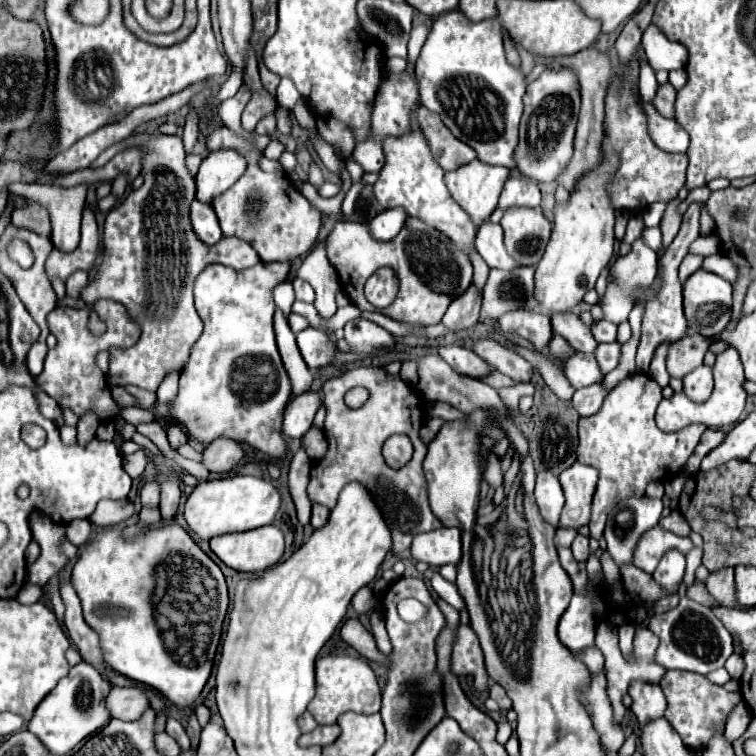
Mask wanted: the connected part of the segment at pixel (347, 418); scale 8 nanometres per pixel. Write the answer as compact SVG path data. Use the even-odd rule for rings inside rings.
M358 367L354 371L346 371L344 375L326 381L322 393L328 411L324 421L328 453L312 463L308 483L310 501L334 509L344 485L358 481L378 503L392 533L394 553L408 551L412 539L418 533L440 529L442 523L428 505L426 479L422 473L422 461L426 457L426 445L420 439L420 427L424 425L422 397L414 389L410 389L400 375L390 375L384 371L384 367ZM356 385L366 387L370 391L370 399L360 409L348 409L344 405L344 393ZM412 409L416 409L416 419L412 415ZM392 433L406 433L414 445L414 457L402 469L388 467L382 457L382 445Z

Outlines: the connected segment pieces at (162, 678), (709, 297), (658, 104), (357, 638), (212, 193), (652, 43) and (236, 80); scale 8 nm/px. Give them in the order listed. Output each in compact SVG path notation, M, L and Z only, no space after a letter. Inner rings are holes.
M164 521L162 527L150 525L128 539L124 539L122 529L102 529L80 551L80 557L72 571L72 585L82 601L86 623L100 637L100 649L102 649L104 661L114 671L138 683L154 687L176 707L190 707L198 699L212 671L212 661L220 639L220 627L228 607L228 591L226 591L226 581L220 567L194 543L188 531L184 531L180 525L172 521ZM106 605L126 609L128 615L126 617L98 615L96 609L106 609ZM198 653L202 653L202 661L198 661L198 665L192 665L192 655L198 655Z
M704 269L684 285L684 313L690 333L718 335L732 317L732 285Z
M670 83L658 87L656 99L654 99L654 107L658 109L658 113L662 117L674 119L674 97L676 97L676 89Z
M348 619L344 625L342 625L342 631L340 631L342 639L354 647L362 657L370 659L370 661L378 661L378 663L386 663L386 657L376 649L376 643L374 643L374 637L362 627L362 623L358 619Z
M234 149L210 153L203 159L196 175L196 199L210 203L241 177L247 167L244 157Z
M650 25L644 31L642 45L646 51L648 63L654 71L682 69L688 61L686 47L676 43L676 41L668 41L668 37L660 29L656 29L656 25Z
M232 72L230 75L231 76L229 76L229 78L222 85L222 88L219 91L219 94L218 94L219 101L223 102L233 97L243 83L242 77L241 75L238 75L238 73Z

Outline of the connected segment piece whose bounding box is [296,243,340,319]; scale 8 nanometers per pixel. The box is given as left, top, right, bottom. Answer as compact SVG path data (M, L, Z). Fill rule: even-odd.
M324 243L308 253L308 257L296 269L296 277L306 279L314 287L316 291L314 307L322 319L330 319L336 313L334 293L336 289L340 289L340 281L326 257Z

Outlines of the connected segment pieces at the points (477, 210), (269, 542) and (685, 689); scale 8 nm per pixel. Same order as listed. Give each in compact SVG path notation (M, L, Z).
M474 159L472 163L446 173L444 179L454 201L476 225L482 225L498 207L500 193L508 179L508 169Z
M274 525L244 533L226 533L212 537L210 549L236 571L264 571L284 555L284 533Z
M668 671L662 679L662 691L668 701L668 709L664 713L666 721L674 727L674 731L682 737L684 745L690 749L704 749L706 741L710 739L710 733L714 729L722 729L724 721L730 713L730 709L738 703L734 701L734 693L724 691L724 687L718 687L704 679L704 675L690 673L690 671Z

